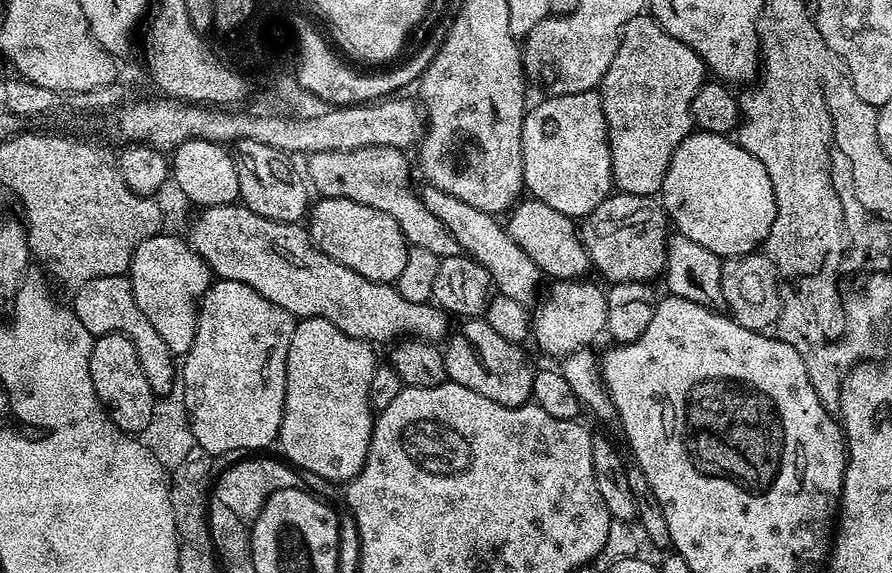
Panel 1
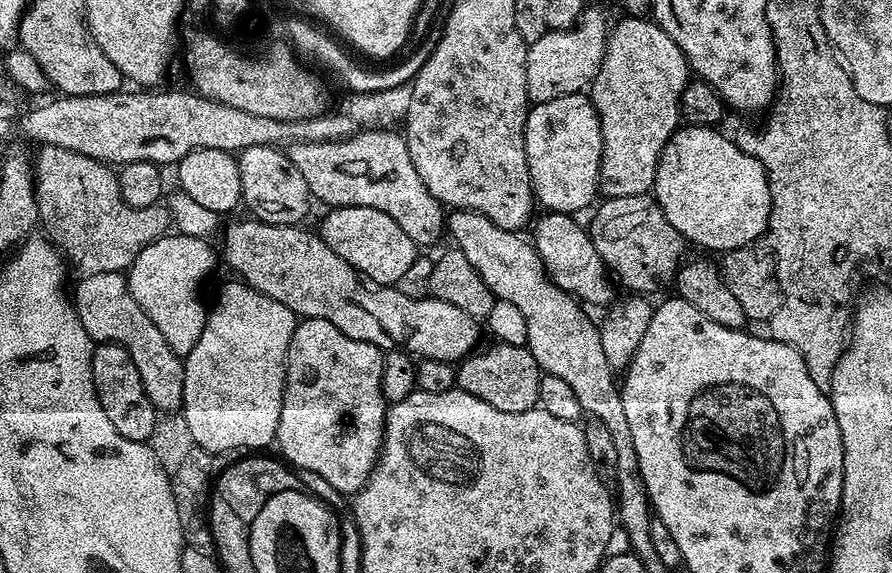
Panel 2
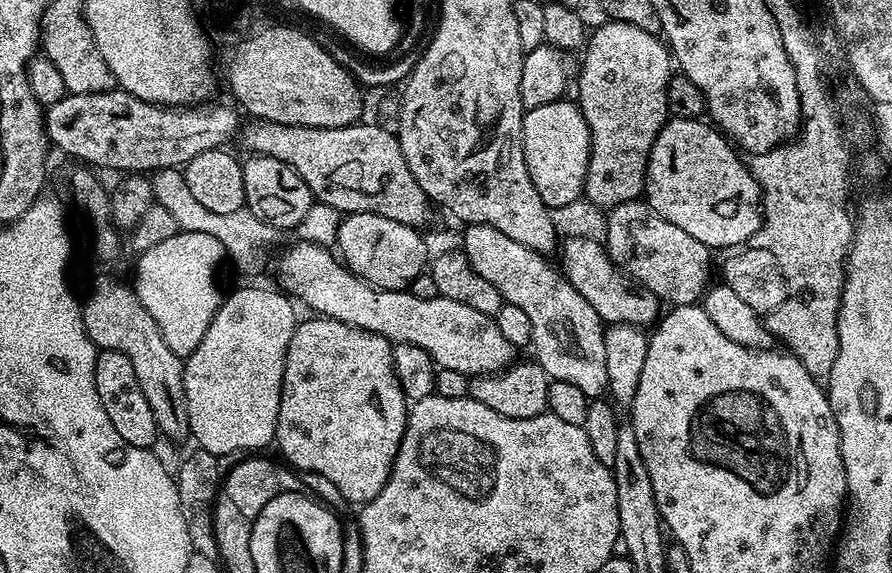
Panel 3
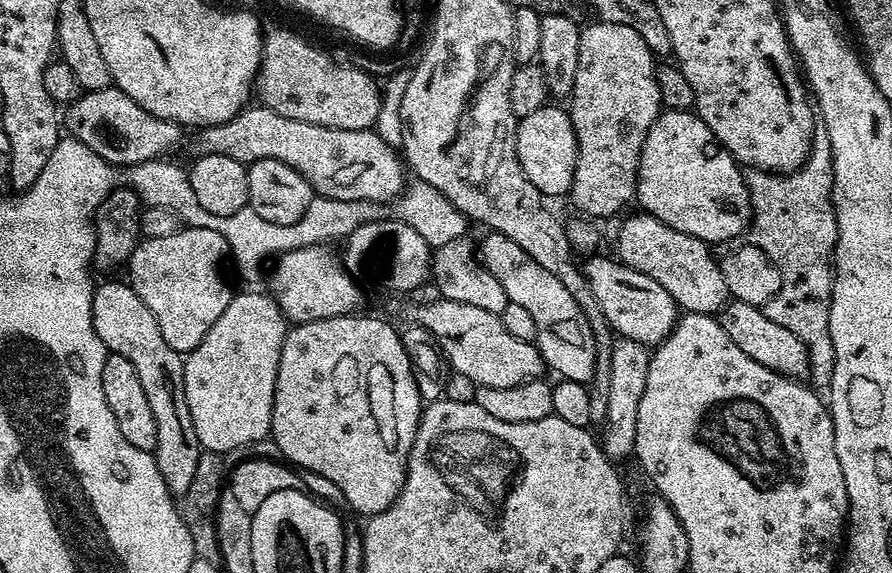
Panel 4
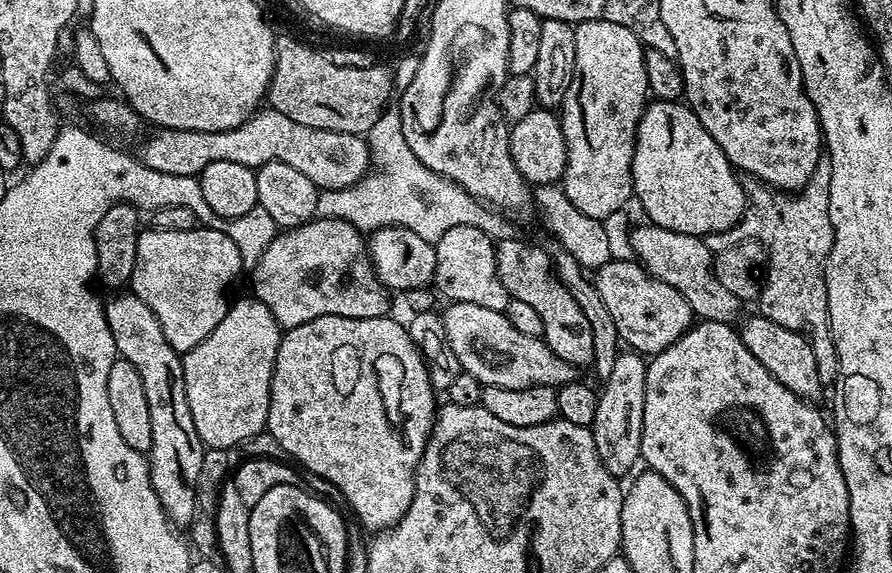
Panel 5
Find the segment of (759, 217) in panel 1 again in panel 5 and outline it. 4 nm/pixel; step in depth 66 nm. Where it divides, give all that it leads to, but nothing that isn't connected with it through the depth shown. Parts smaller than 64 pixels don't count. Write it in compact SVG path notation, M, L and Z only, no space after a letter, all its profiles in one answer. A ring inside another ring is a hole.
M653 99L645 108L638 122L634 162L632 163L632 191L640 199L649 221L659 228L674 230L678 234L690 234L707 238L715 232L725 232L736 227L744 218L746 201L744 188L740 185L737 169L722 154L722 146L710 138L706 126L698 122L687 103L679 100Z

